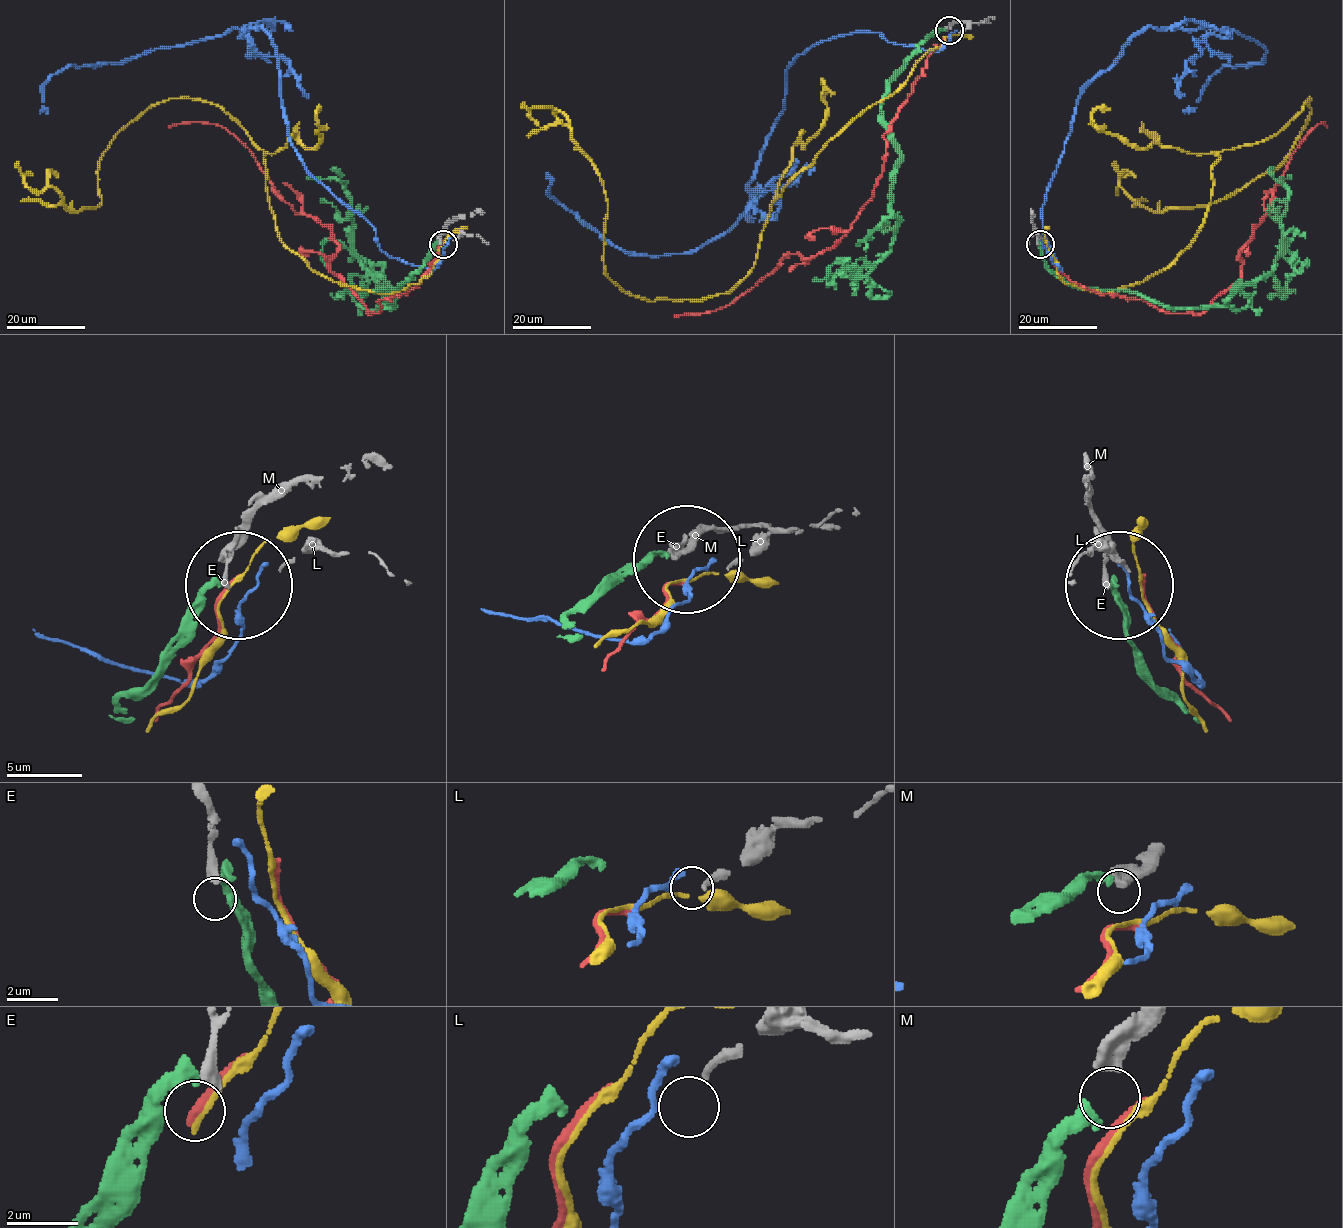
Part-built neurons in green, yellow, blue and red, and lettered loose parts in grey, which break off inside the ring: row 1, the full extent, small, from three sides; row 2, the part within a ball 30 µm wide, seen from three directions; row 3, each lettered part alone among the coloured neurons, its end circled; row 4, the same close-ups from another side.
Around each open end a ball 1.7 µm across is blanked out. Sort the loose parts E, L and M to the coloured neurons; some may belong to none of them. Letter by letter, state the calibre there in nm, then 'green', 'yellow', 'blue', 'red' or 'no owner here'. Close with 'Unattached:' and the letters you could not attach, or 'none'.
E: calibre 400 nm; no owner here
L: calibre 240 nm; no owner here
M: calibre 420 nm; green
Unattached: E, L

